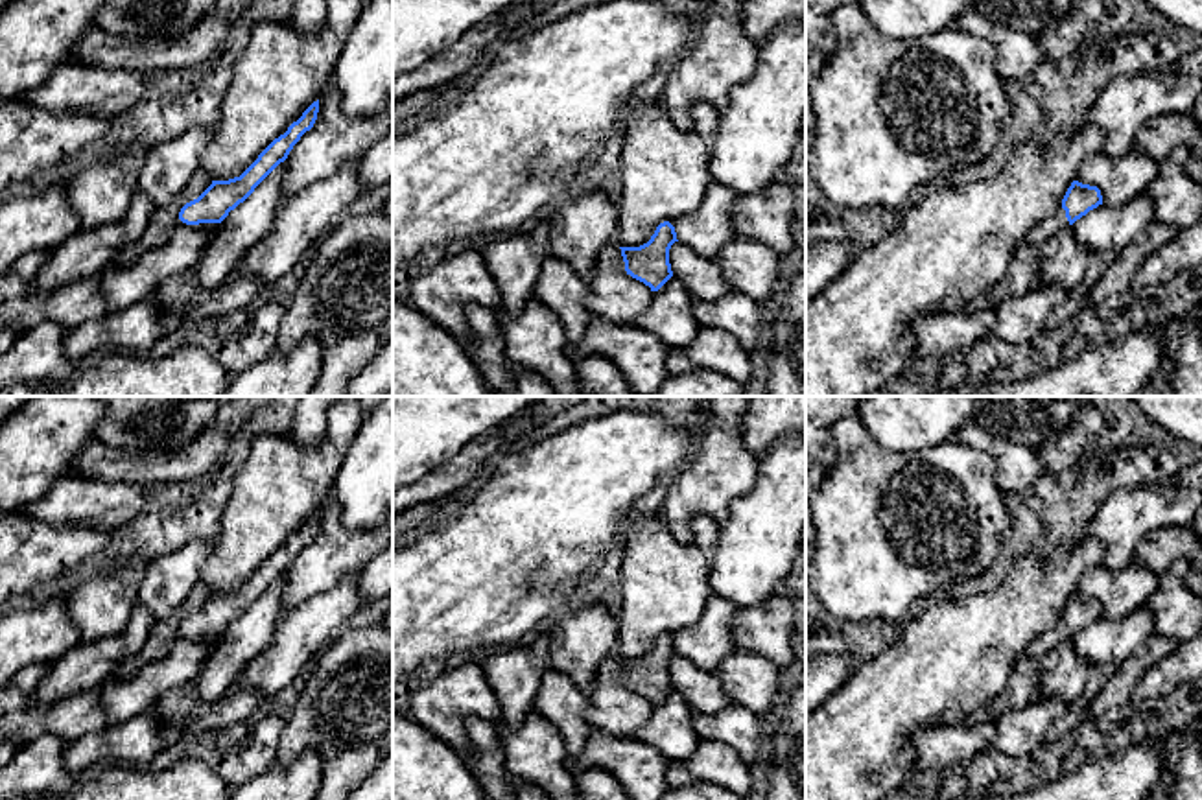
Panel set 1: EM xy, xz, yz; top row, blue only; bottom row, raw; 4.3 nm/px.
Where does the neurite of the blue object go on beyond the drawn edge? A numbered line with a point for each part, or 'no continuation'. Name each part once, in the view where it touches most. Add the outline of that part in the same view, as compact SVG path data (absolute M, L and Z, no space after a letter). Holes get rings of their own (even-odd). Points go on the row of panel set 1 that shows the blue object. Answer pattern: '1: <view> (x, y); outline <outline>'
1: yz (1057, 220); outline M1056 206L1043 221L1032 227L1023 241L1040 249L1053 234L1064 227L1069 227L1066 210L1062 206Z

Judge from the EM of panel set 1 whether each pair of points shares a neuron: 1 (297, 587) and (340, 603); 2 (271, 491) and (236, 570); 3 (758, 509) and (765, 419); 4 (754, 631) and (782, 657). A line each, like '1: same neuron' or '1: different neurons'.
1: different neurons
2: same neuron
3: different neurons
4: same neuron

